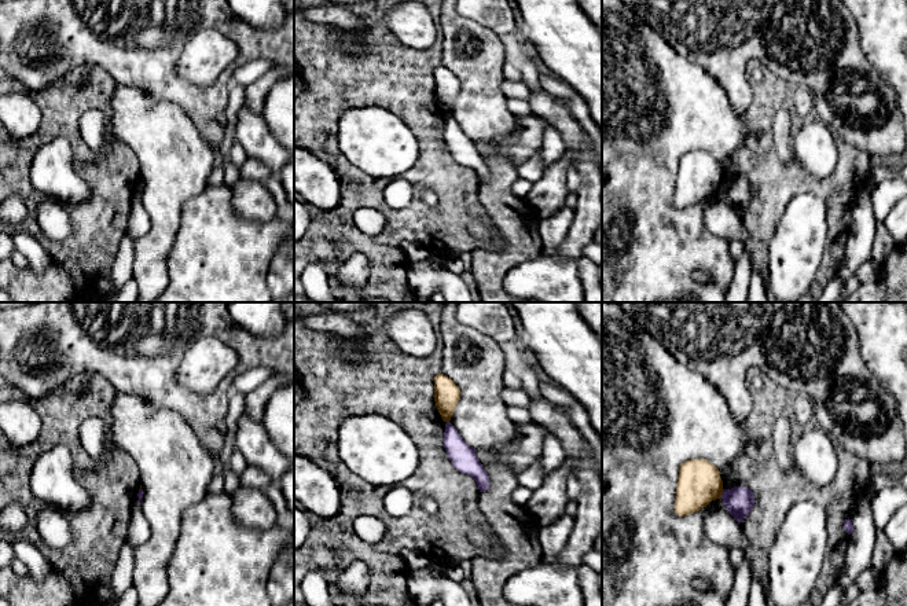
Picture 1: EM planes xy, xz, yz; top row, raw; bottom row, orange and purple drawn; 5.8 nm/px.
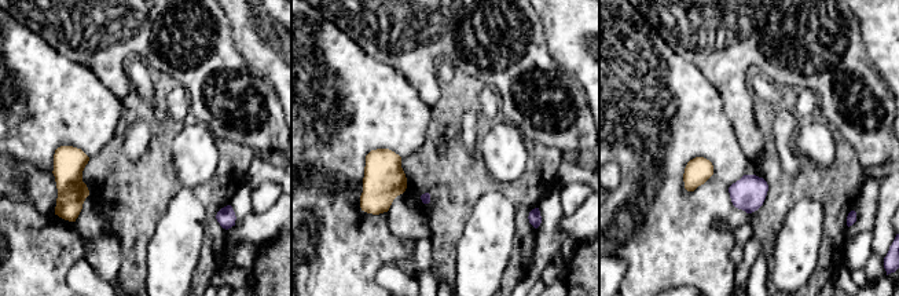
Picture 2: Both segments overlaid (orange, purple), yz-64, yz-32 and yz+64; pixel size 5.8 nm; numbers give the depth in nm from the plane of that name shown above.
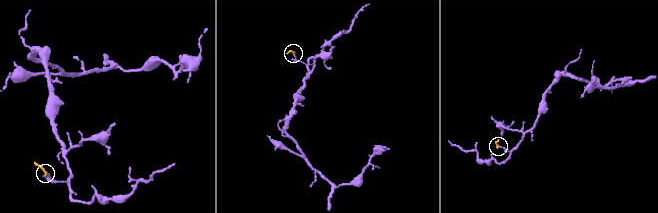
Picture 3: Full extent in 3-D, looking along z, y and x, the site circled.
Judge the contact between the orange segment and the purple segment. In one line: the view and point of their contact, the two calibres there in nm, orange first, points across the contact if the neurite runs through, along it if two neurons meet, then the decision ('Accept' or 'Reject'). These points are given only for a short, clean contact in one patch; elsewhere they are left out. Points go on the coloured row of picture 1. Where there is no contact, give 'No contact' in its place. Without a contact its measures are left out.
Touches orange at yz (722, 492). Thickness 260 nm (orange) against 170 nm. Boundary: yz (723, 489), (720, 496). Reject

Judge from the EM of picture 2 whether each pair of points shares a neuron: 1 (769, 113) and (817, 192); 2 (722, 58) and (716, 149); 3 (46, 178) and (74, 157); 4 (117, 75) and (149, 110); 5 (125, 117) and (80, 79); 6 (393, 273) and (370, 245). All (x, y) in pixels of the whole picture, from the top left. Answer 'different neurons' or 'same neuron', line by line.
1: same neuron
2: different neurons
3: same neuron
4: different neurons
5: different neurons
6: different neurons

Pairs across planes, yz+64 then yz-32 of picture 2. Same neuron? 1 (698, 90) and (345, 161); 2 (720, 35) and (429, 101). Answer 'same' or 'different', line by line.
1: same
2: same

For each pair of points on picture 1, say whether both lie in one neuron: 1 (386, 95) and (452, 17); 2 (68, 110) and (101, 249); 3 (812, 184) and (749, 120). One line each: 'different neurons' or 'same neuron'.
1: different neurons
2: same neuron
3: same neuron

